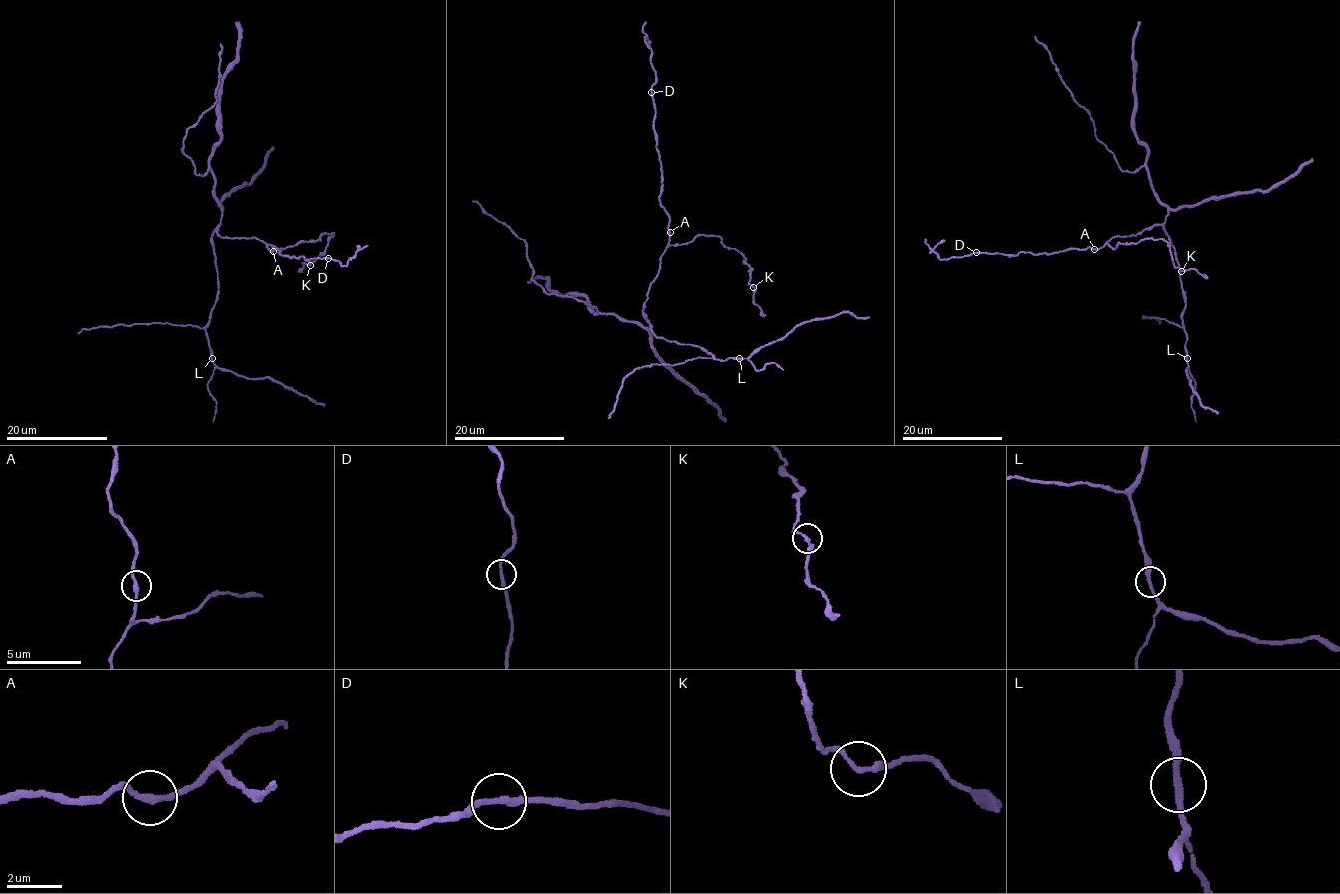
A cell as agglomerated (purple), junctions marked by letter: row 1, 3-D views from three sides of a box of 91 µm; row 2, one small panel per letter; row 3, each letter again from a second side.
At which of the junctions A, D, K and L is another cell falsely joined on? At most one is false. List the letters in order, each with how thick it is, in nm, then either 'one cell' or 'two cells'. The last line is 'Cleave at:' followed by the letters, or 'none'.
A: 240 nm | one cell
D: 200 nm | one cell
K: 220 nm | one cell
L: 240 nm | one cell
Cleave at: none

